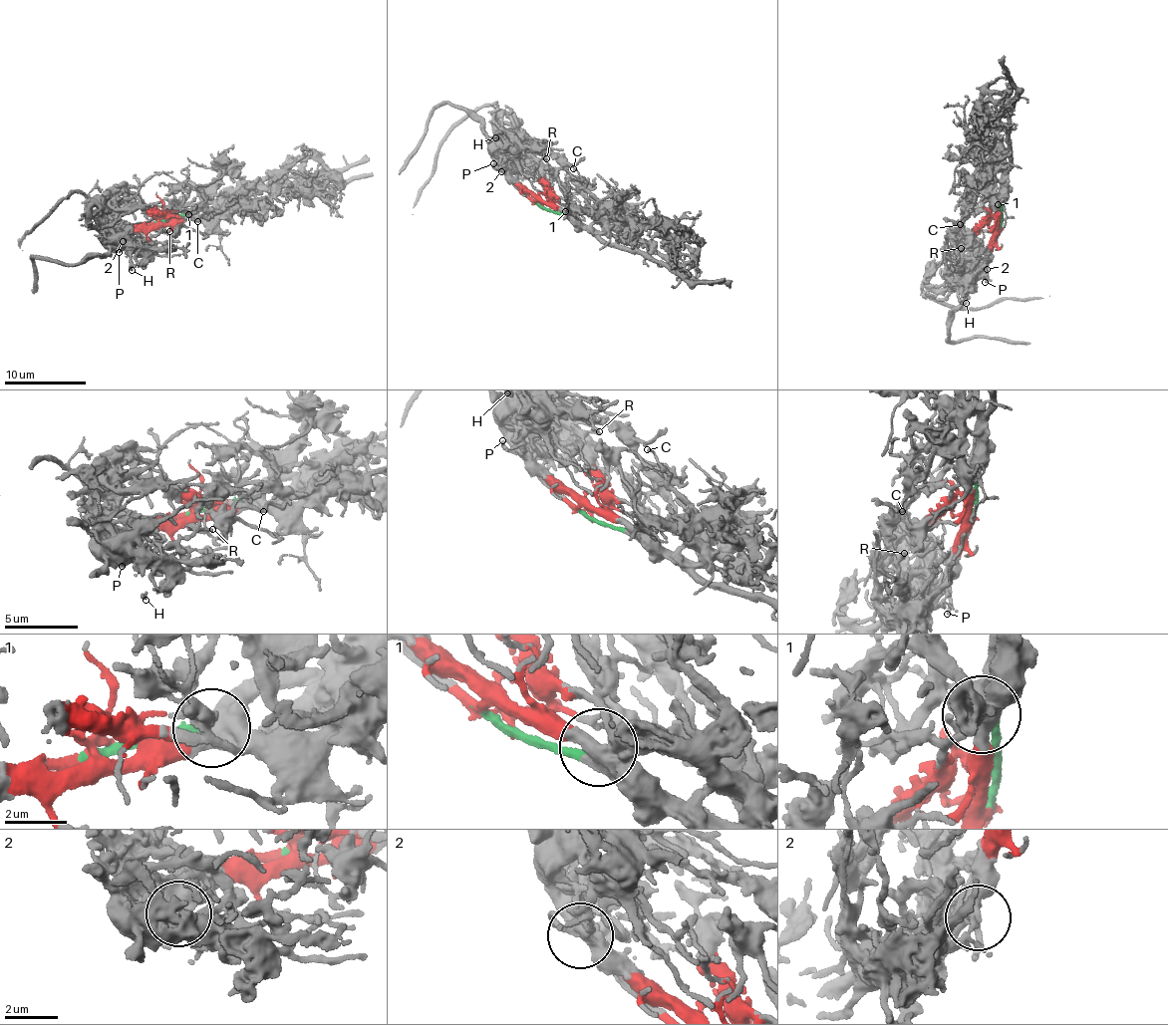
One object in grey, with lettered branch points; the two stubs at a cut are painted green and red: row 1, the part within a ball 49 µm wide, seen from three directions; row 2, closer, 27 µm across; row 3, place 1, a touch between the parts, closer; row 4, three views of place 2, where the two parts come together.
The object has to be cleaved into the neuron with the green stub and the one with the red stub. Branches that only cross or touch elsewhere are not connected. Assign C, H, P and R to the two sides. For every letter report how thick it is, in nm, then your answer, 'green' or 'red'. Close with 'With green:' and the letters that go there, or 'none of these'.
C: 160 nm thick; green
H: 150 nm thick; red
P: 240 nm thick; red
R: 180 nm thick; red
With green: C

